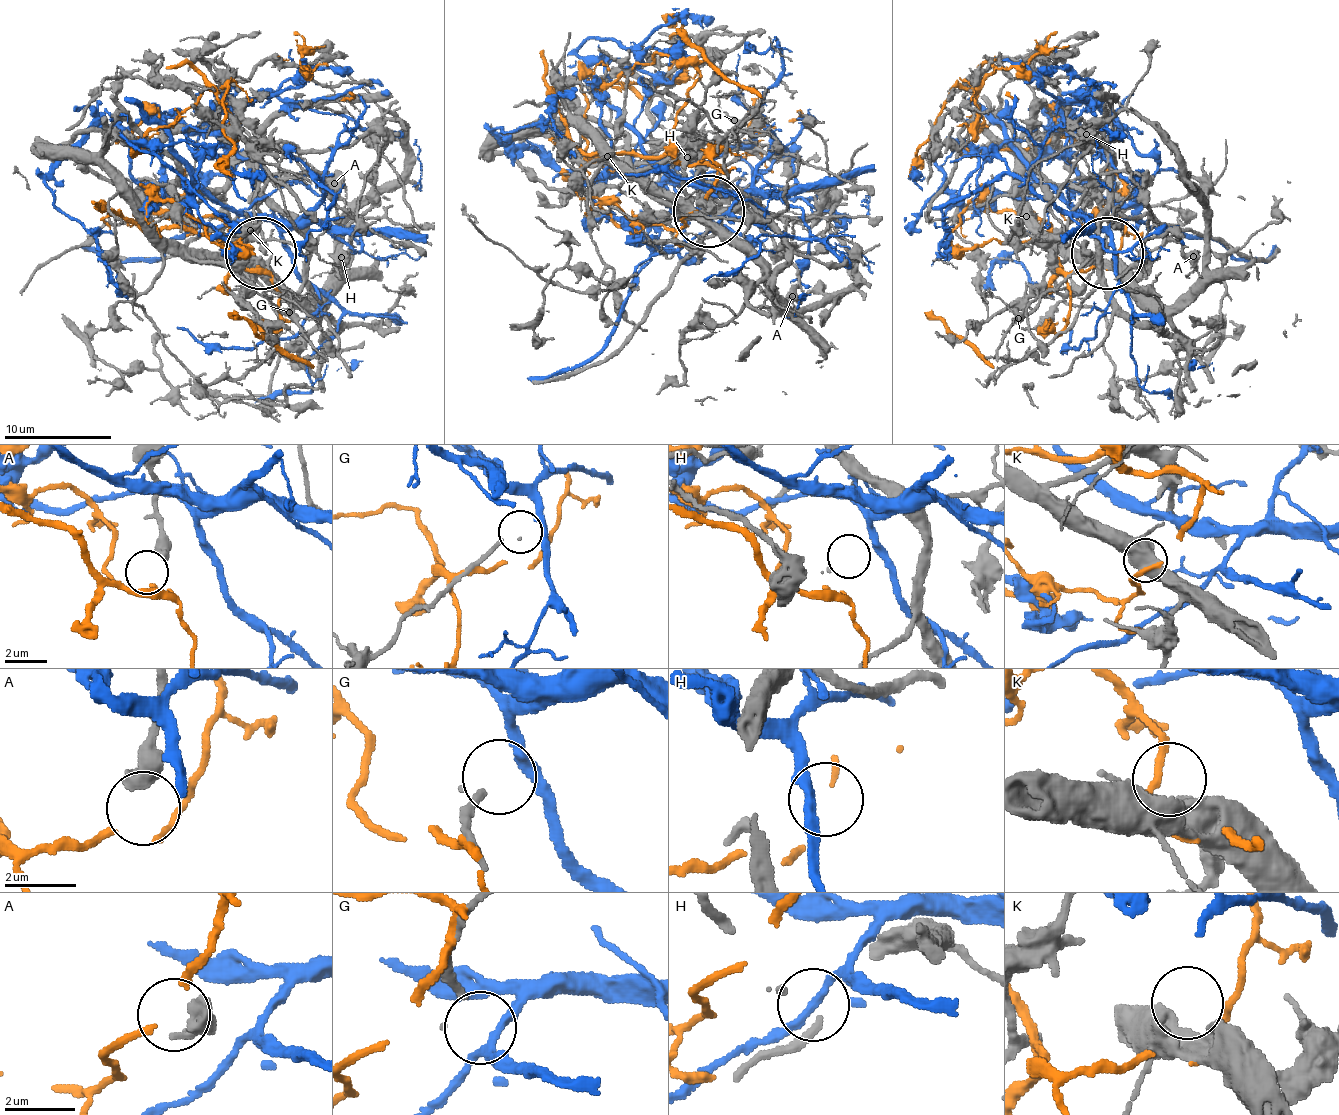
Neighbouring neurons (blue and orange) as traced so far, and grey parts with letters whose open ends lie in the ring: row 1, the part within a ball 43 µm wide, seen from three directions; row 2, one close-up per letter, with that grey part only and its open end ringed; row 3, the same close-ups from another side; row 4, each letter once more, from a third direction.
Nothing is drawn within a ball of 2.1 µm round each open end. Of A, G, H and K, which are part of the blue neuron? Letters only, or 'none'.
G

